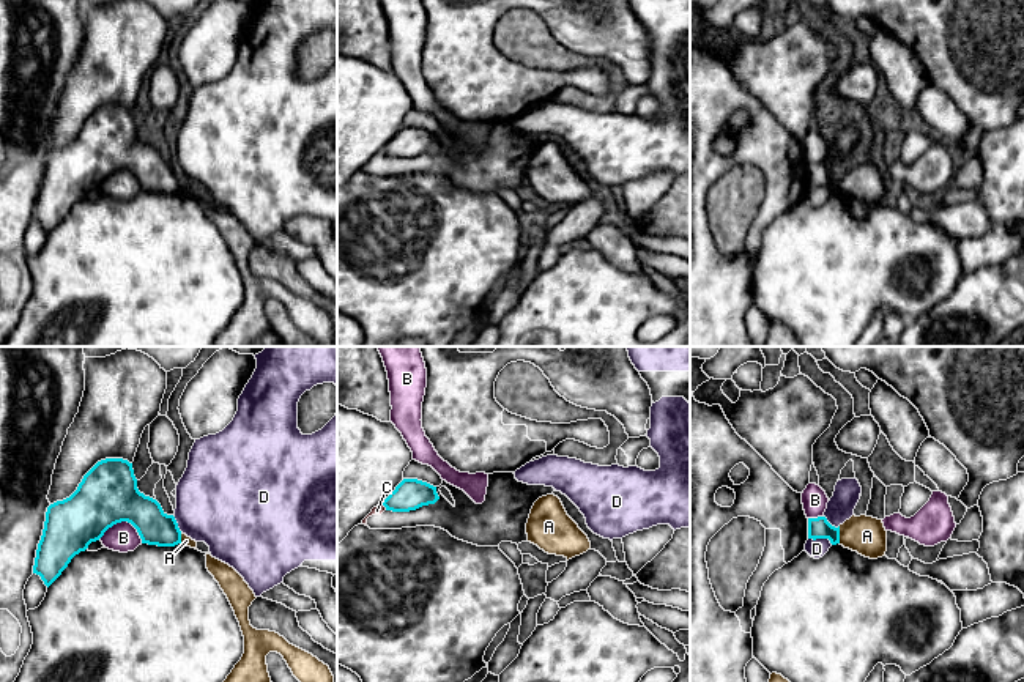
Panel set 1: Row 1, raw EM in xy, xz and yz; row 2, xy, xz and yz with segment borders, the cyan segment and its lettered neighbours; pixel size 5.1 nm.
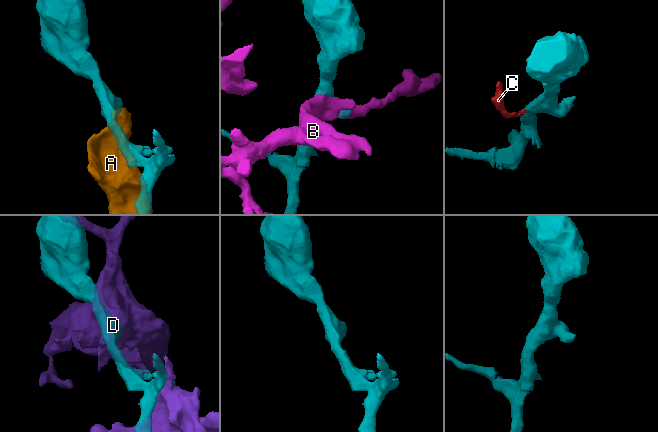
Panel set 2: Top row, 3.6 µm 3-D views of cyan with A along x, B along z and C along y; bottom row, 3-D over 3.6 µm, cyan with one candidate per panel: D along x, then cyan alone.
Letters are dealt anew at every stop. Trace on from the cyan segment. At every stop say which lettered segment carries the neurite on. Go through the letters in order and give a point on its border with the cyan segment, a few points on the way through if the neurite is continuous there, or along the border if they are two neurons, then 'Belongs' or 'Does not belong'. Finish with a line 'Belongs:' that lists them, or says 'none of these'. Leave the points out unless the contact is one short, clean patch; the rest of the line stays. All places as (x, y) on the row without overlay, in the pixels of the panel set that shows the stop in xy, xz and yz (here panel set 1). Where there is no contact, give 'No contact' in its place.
A: Touches cyan at yz (838, 181). Does not belong
B: Touches cyan at xy (125, 167). Does not belong
C: Touches cyan at xz (385, 153). Boundary: xz (382, 151), (386, 156). Does not belong
D: Touches cyan at yz (821, 185). Does not belong
Belongs: none of these

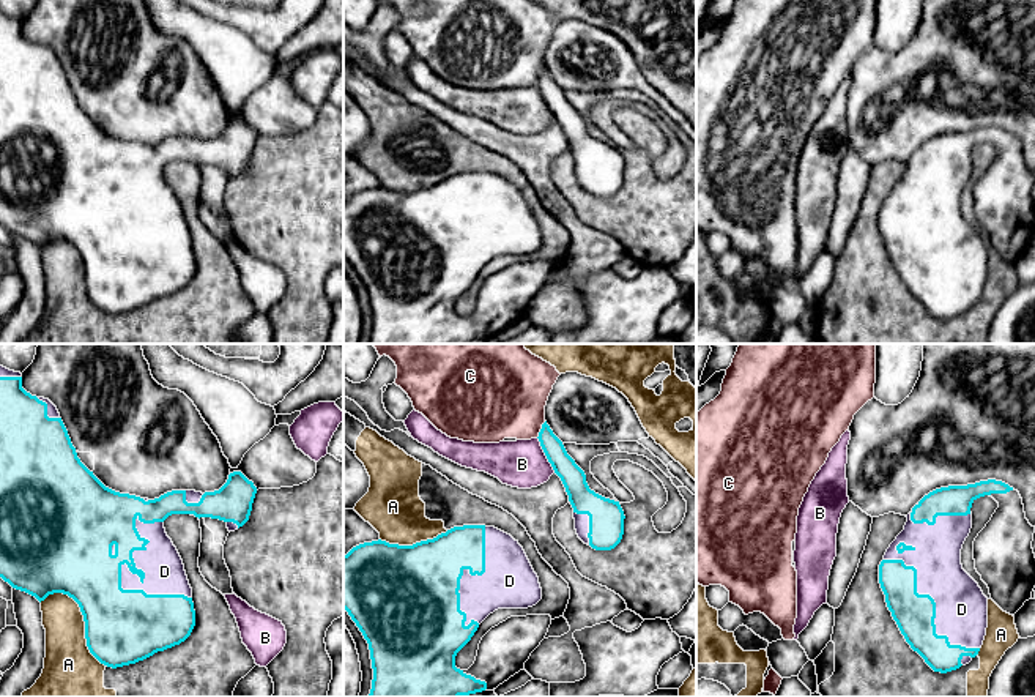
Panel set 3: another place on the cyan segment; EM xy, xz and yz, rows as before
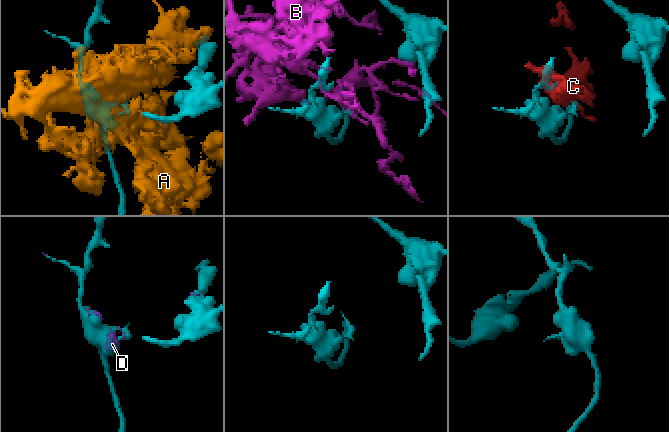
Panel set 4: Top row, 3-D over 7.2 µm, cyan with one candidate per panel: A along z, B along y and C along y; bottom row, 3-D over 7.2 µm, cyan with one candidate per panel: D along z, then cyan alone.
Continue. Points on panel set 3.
A: Touches cyan at xy (84, 264). Does not belong
B: Touches cyan at xz (545, 101). Boundary: xz (537, 84), (555, 119). Does not belong
C: Touches cyan at xz (541, 76). Does not belong
D: Touches cyan at xy (125, 208). Belongs
Belongs: D

